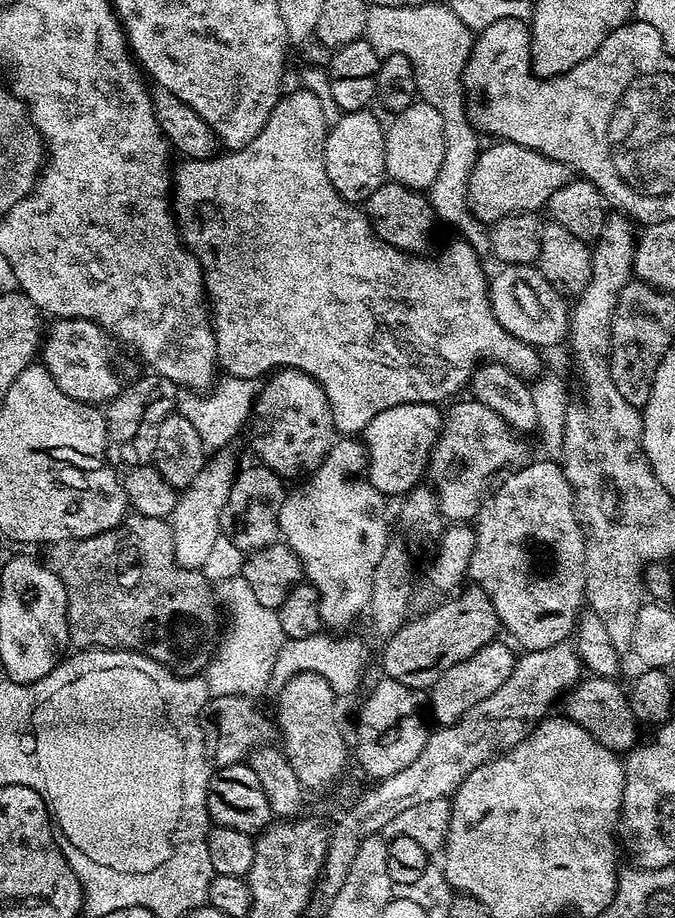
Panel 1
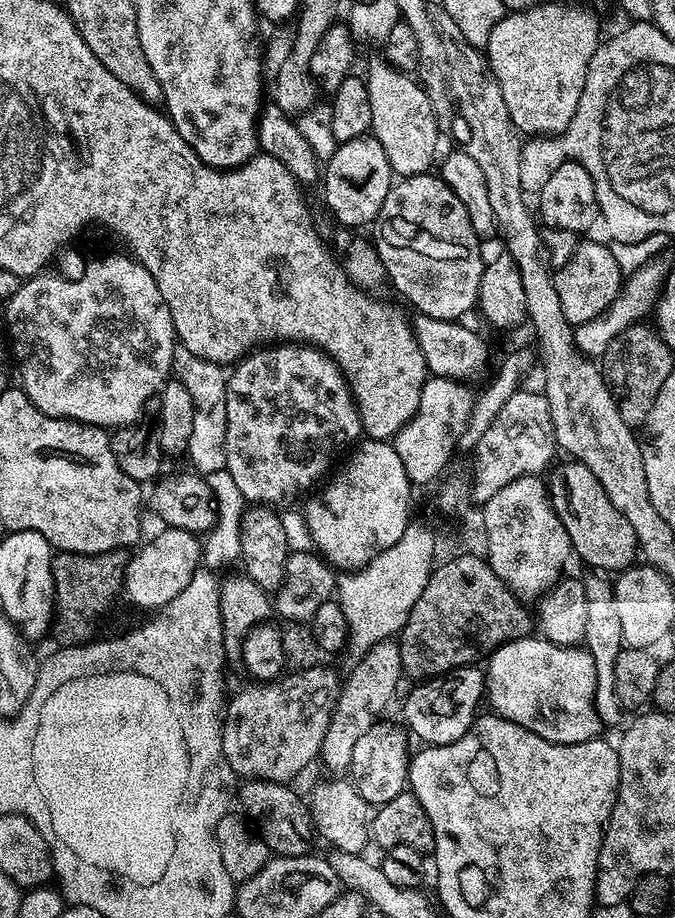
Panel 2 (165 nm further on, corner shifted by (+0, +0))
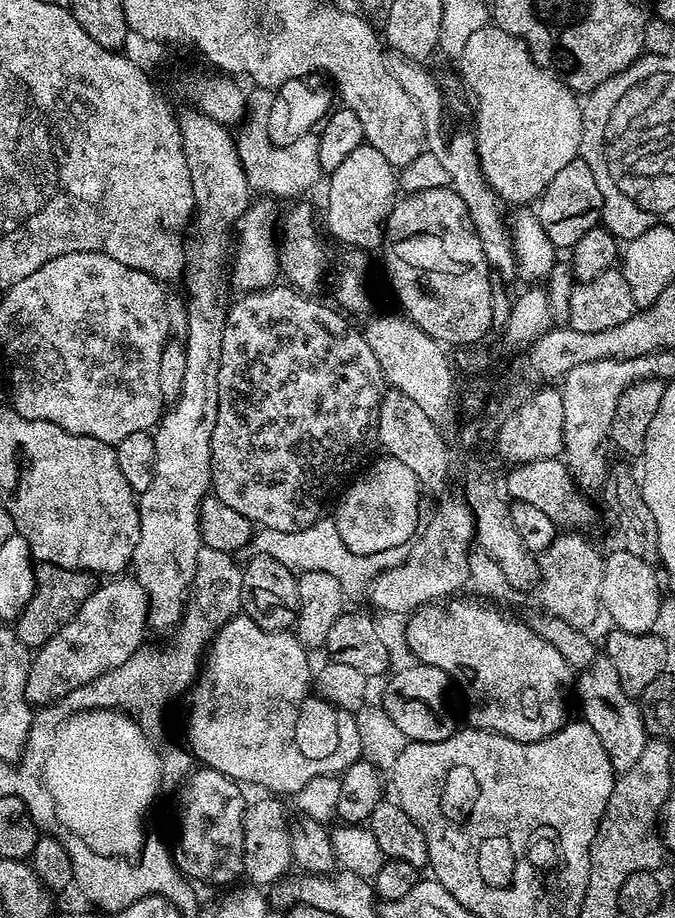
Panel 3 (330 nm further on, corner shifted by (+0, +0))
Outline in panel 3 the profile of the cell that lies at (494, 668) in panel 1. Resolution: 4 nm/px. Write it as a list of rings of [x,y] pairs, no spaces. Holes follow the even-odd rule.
[[[414,662],[408,669],[393,671],[386,681],[384,710],[409,742],[442,742],[457,731],[458,724],[452,721],[452,712],[444,701],[450,677],[438,666]]]

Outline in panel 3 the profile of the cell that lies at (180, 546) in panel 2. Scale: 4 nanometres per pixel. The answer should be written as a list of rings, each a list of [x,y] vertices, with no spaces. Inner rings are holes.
[[[120,574],[109,580],[112,581],[101,588],[100,585],[93,587],[90,598],[82,602],[78,614],[74,614],[70,622],[55,629],[41,648],[35,649],[32,669],[26,682],[26,698],[29,704],[43,706],[60,699],[78,686],[88,684],[94,678],[106,674],[111,668],[117,668],[145,643],[144,632],[146,633],[148,628],[148,595],[144,593],[143,586],[128,574]]]

